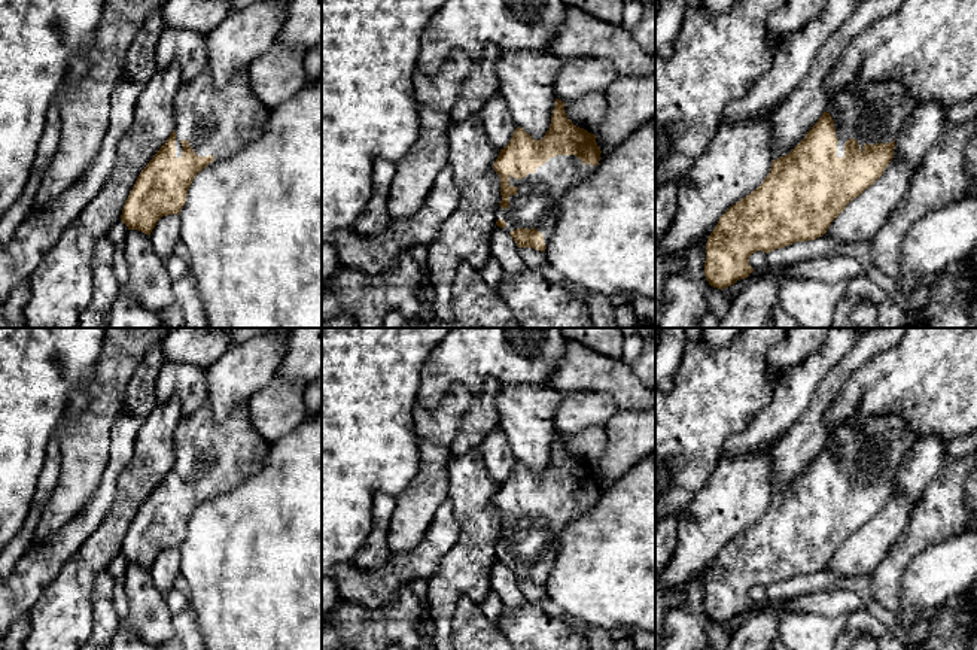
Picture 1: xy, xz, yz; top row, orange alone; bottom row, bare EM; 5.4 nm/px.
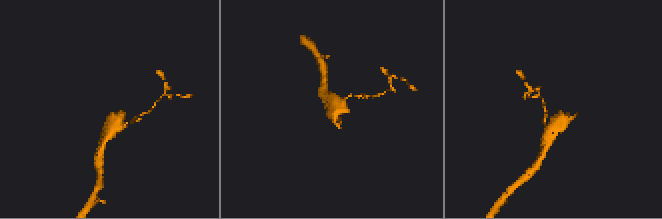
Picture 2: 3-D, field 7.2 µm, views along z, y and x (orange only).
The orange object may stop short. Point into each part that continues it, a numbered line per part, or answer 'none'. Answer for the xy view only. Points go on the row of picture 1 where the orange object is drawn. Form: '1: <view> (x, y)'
1: xy (216, 122)

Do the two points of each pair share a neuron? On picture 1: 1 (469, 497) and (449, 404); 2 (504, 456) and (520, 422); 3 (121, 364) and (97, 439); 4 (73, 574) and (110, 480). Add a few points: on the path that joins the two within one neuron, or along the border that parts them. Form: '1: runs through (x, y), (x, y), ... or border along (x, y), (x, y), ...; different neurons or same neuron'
1: border along (452, 453), (447, 489); different neurons
2: border along (499, 427), (517, 459); different neurons
3: runs through (107, 382), (97, 421); same neuron
4: border along (107, 512), (96, 531), (63, 565); different neurons

